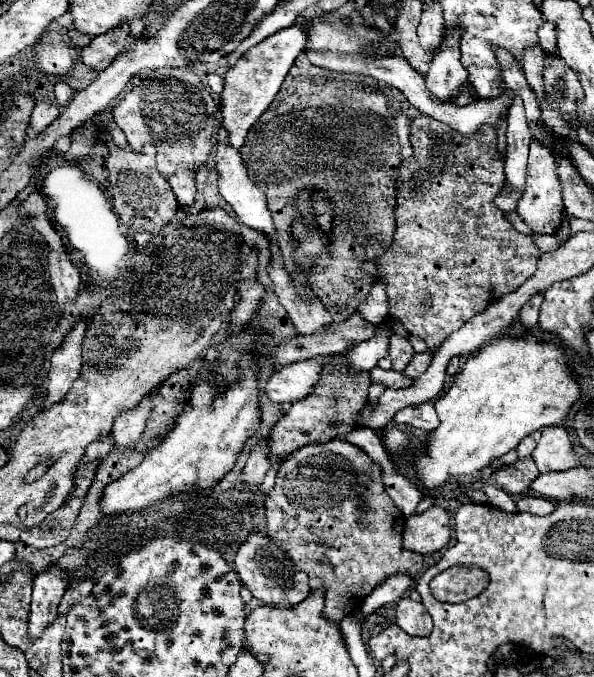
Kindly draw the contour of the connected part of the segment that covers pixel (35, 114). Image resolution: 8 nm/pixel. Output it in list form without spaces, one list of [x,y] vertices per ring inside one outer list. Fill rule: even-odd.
[[[36,102],[30,118],[30,126],[36,134],[40,134],[44,128],[48,128],[58,118],[58,108],[48,102]]]

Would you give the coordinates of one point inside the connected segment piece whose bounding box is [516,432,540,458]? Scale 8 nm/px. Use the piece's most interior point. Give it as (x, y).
(525, 448)

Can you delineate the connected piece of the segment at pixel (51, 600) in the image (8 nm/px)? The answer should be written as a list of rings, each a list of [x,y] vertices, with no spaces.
[[[50,568],[40,572],[32,584],[32,608],[28,620],[28,632],[32,640],[38,640],[48,624],[58,616],[56,608],[66,590],[70,574]]]

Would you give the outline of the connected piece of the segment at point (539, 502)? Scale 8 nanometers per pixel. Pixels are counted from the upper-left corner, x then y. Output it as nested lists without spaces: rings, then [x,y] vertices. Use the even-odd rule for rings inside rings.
[[[524,496],[524,498],[520,498],[518,502],[516,502],[516,508],[518,508],[518,512],[528,512],[528,514],[548,514],[548,512],[552,512],[556,506],[554,506],[554,502],[548,502],[548,500],[544,500],[544,498],[530,498],[530,496]]]

